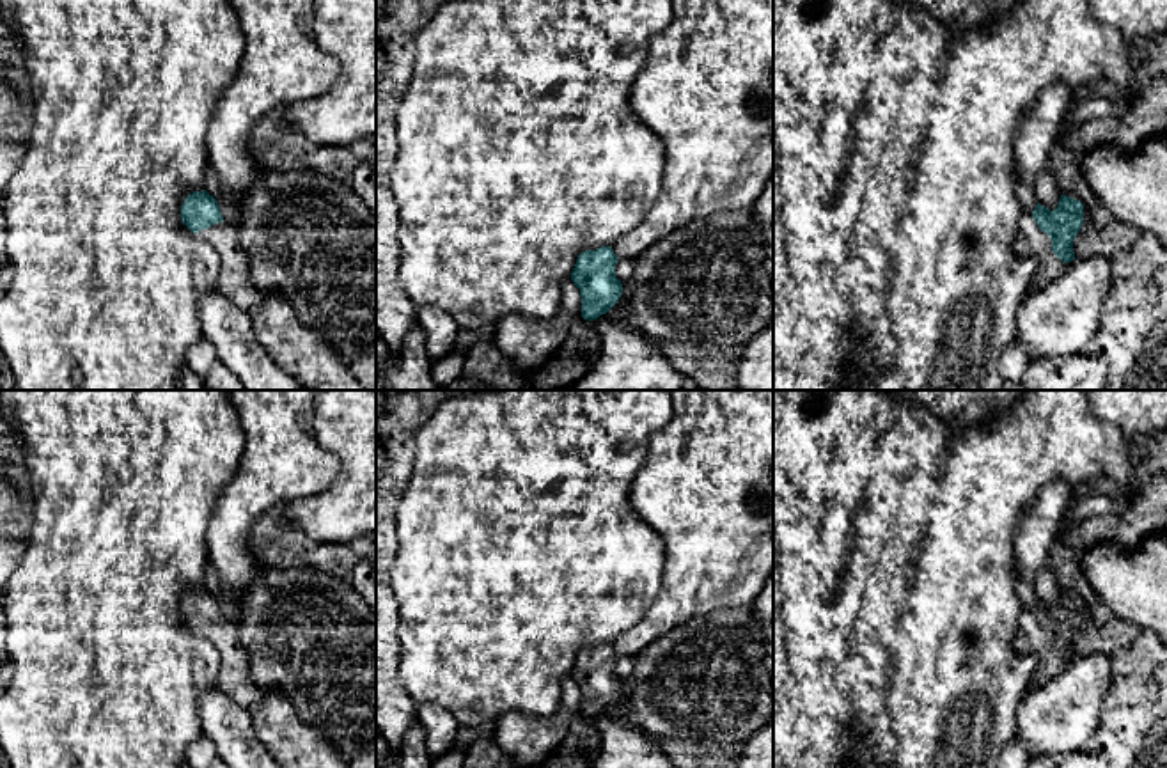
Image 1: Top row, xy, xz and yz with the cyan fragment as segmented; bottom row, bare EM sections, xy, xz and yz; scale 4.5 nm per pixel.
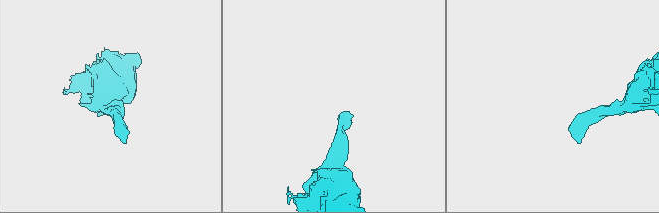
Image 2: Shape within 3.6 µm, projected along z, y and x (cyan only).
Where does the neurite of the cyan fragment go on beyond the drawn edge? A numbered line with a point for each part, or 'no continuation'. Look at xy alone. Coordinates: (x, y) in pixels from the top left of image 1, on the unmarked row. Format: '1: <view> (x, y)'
1: xy (234, 680)

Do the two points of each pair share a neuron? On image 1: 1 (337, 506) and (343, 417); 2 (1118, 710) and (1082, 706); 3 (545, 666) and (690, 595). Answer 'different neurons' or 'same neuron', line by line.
1: same neuron
2: different neurons
3: different neurons

